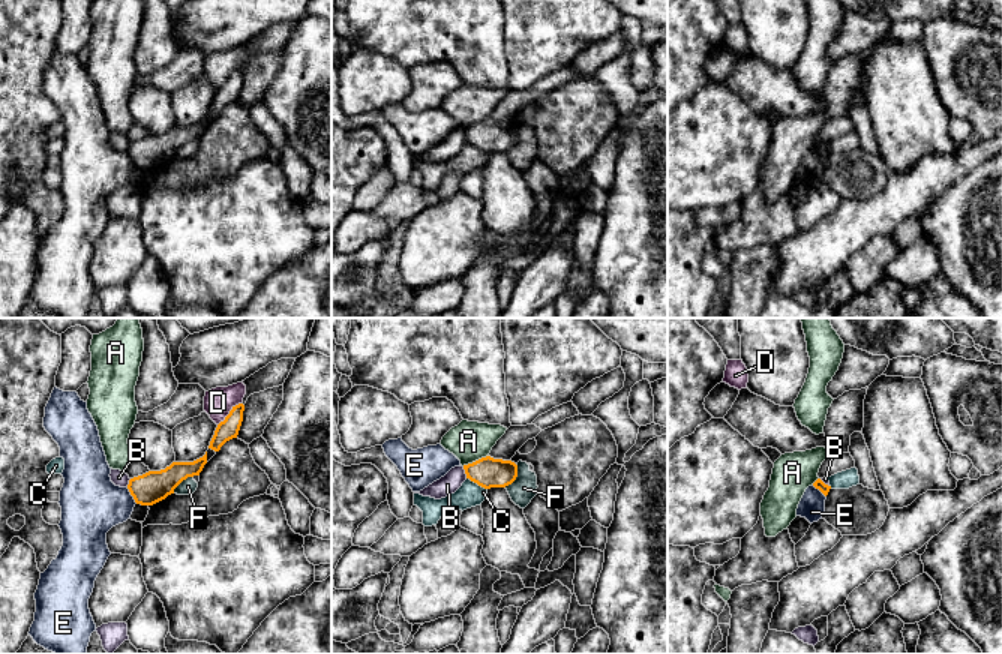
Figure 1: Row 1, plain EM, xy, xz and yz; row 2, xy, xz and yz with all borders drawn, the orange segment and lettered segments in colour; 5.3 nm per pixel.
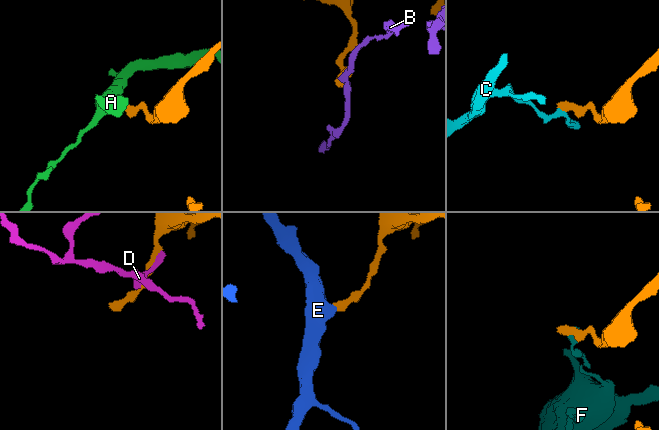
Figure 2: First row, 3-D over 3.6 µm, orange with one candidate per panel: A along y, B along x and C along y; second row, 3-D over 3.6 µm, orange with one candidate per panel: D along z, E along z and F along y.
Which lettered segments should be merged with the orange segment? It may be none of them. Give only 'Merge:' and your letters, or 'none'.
Merge: none

